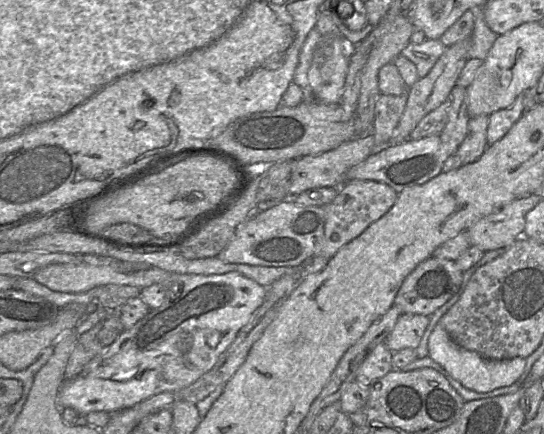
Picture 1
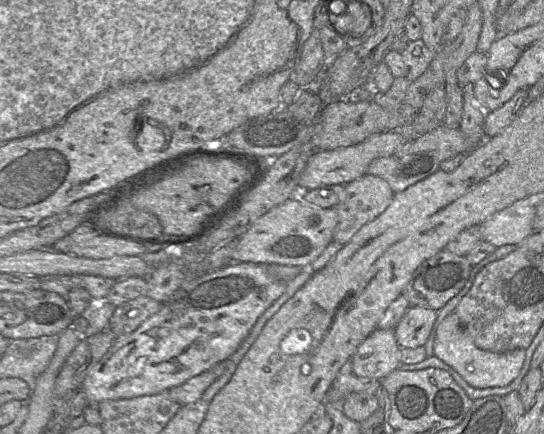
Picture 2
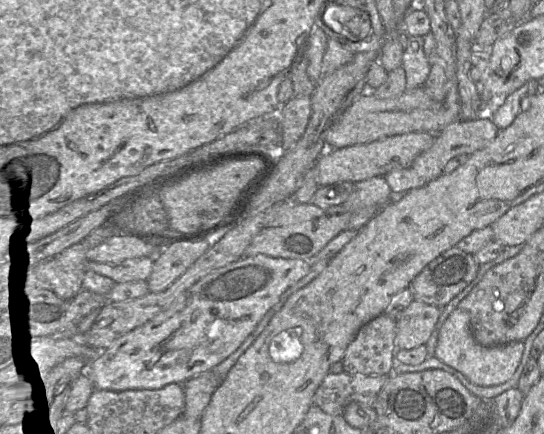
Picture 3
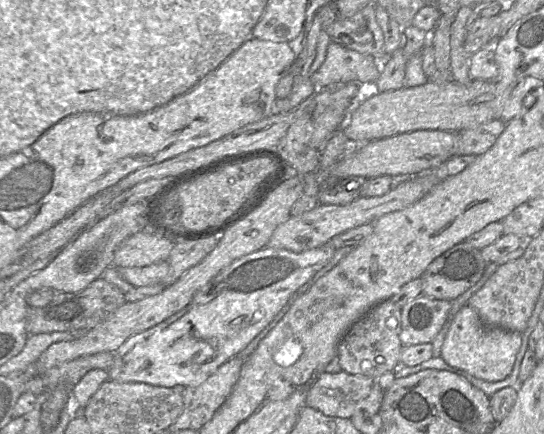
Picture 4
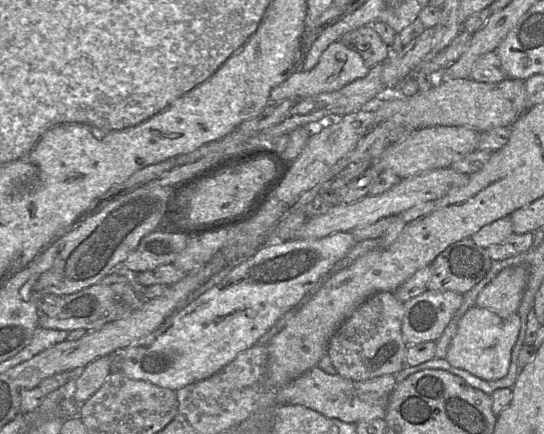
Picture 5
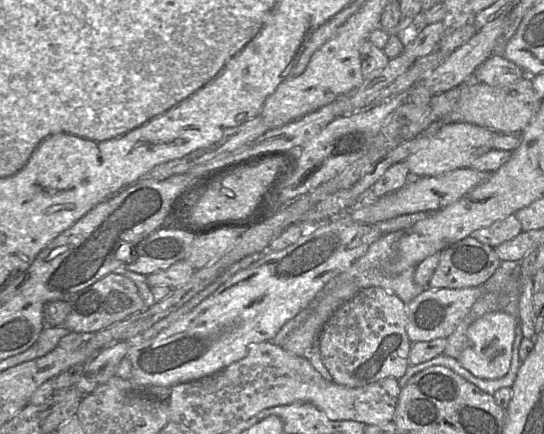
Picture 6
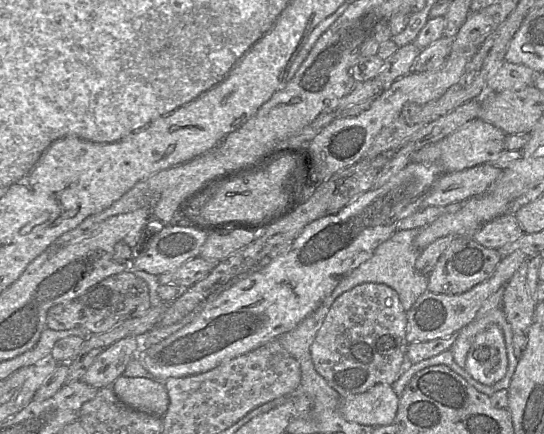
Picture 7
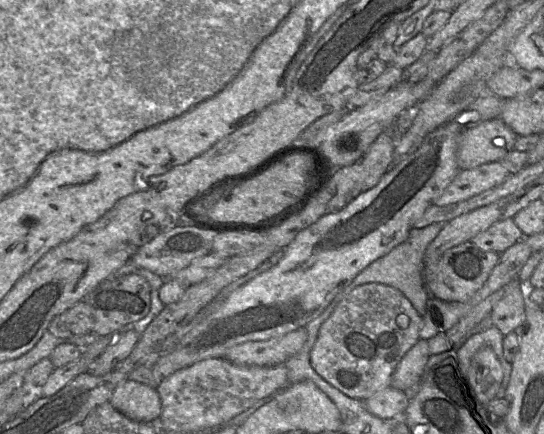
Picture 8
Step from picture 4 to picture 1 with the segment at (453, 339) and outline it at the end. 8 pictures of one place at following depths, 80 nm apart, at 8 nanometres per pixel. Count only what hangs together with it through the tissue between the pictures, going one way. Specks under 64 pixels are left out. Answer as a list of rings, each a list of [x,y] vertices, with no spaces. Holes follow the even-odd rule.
[[[436,325],[432,331],[428,351],[428,357],[441,365],[464,387],[475,392],[490,392],[513,384],[522,374],[526,362],[526,359],[521,357],[504,360],[487,359],[474,351],[466,350],[457,345],[441,325]]]

